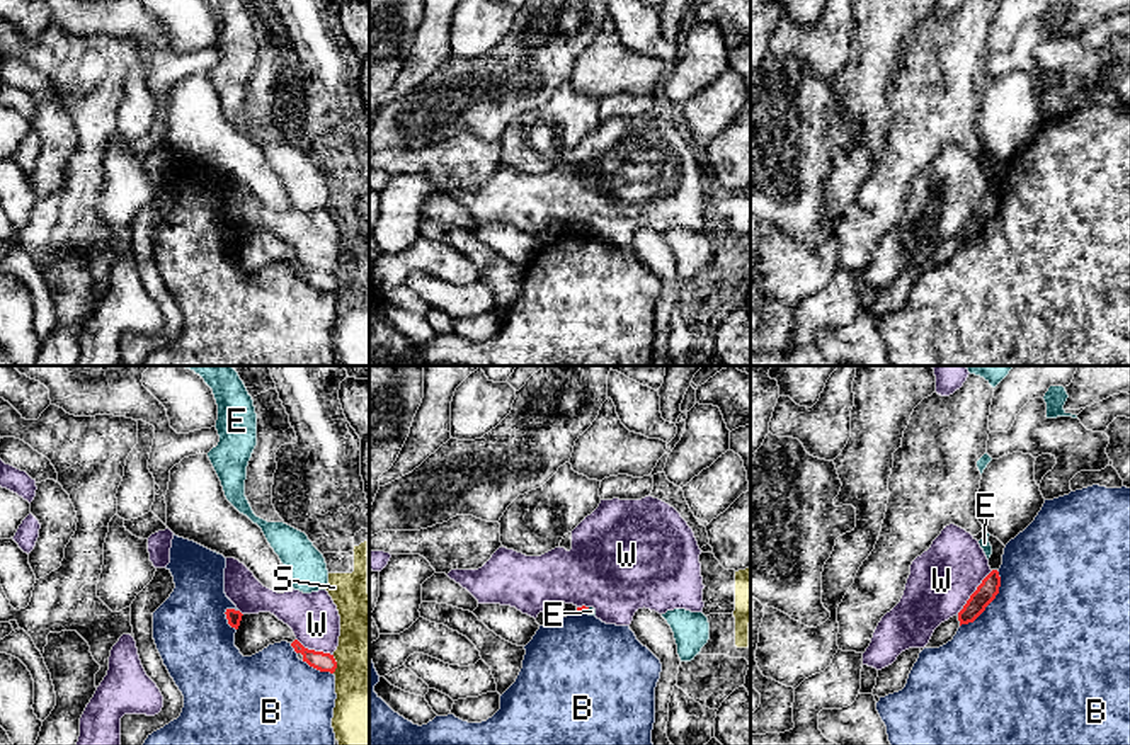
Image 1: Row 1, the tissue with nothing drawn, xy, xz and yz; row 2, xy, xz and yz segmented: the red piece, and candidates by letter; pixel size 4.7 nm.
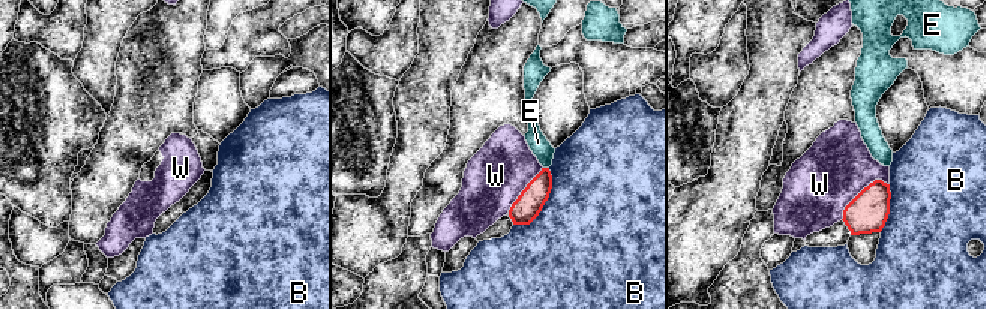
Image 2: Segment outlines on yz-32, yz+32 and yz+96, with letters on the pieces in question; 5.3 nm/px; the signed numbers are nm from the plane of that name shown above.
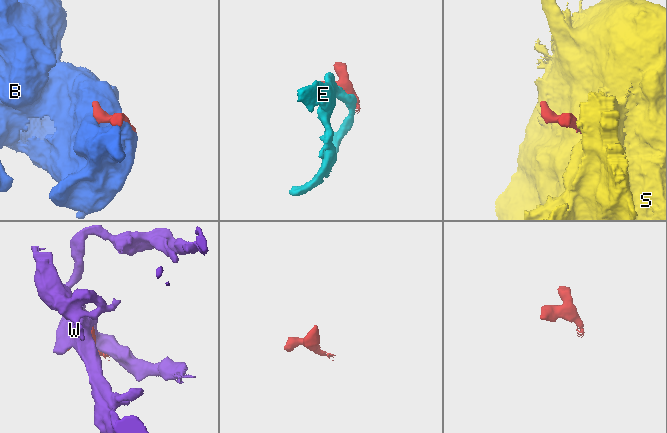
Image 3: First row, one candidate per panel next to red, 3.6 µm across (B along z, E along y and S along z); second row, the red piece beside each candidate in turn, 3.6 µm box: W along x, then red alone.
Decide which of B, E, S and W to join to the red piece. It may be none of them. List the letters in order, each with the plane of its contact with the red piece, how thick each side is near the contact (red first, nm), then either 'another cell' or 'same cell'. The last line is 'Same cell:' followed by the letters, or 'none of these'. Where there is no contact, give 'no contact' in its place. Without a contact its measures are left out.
B: contact in yz; calibres 100 and 500 nm; another cell
E: contact in xz; calibres 40 and 50 nm; another cell
S: contact in xy; calibres 90 and 320 nm; another cell
W: contact in yz; calibres 100 and 300 nm; another cell
Same cell: none of these

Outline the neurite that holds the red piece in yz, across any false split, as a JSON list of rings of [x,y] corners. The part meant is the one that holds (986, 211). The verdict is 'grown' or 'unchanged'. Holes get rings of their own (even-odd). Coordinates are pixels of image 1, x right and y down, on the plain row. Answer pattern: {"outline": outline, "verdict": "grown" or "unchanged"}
{"outline": [[[992,189],[982,202],[977,206],[977,209],[970,214],[963,228],[958,231],[958,240],[962,243],[973,242],[985,226],[996,218],[1001,206],[1001,196],[997,189]]], "verdict": "unchanged"}

